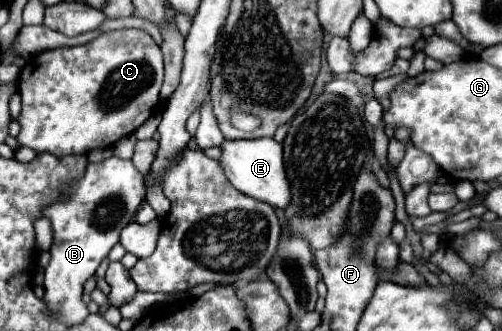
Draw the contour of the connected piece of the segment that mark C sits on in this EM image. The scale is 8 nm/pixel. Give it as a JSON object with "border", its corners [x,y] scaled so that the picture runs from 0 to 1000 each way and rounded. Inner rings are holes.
{"border":[[[241,88],[241,94],[217,94],[217,100],[201,100],[193,118],[157,136],[157,142],[122,142],[122,148],[102,148],[102,154],[86,154],[78,166],[66,166],[58,178],[58,190],[50,196],[50,208],[38,215],[38,281],[42,281],[42,341],[34,353],[42,396],[34,408],[34,426],[42,444],[58,444],[70,462],[102,462],[110,474],[129,474],[129,468],[169,468],[185,450],[209,450],[221,444],[229,426],[237,426],[241,414],[253,414],[261,402],[269,402],[309,335],[309,323],[317,317],[317,269],[325,251],[325,166],[317,136],[305,124],[305,112],[281,88]]]}

